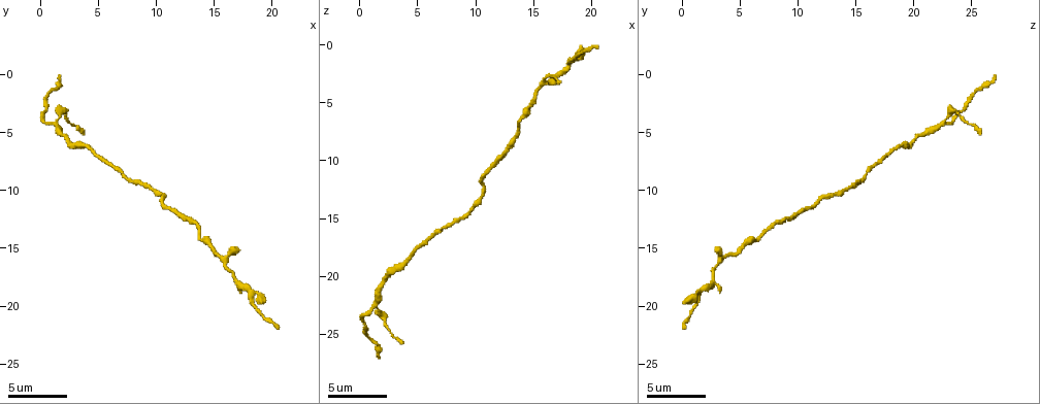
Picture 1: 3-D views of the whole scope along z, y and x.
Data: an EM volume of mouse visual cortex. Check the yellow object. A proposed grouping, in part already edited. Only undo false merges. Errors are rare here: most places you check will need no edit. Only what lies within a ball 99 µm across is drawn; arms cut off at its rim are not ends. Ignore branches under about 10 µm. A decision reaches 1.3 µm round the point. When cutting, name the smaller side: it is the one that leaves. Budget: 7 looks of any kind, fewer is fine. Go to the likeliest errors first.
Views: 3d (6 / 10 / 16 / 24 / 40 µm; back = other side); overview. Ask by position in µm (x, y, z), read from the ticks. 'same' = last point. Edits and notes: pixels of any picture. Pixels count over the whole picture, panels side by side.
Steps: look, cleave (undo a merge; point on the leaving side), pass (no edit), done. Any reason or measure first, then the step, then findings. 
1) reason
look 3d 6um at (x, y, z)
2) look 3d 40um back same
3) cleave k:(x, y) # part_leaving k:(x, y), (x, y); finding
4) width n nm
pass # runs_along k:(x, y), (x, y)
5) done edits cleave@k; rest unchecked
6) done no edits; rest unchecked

three-way junction
look 3d 10um at (1.2, 4.4, 22.8)

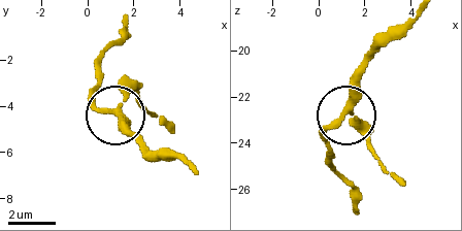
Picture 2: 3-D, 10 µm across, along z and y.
width 220 nm
pass # runs_along 2:(413, 18), (371, 59), (358, 94), (326, 129), (324, 145); continuous, no second neuron

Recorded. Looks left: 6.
look 3d 10um at (10.4, 10.4, 13.2)

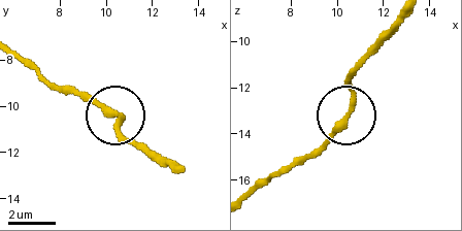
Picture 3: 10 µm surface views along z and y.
look 3d 10um back at (10.3, 10.3, 13.3)

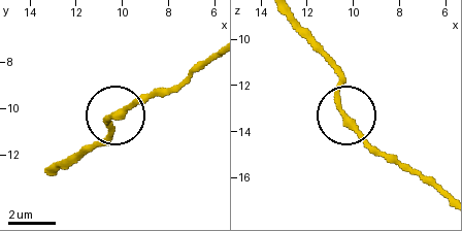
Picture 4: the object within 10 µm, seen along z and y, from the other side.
width 280 nm
pass # all the same neuron

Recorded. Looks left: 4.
sudden change in width
look 3d 10um at (17.0, 18.2, 2.8)

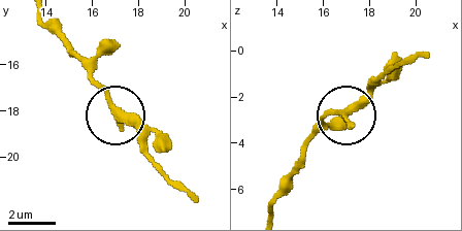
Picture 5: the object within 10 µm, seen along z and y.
width 260 nm
pass # runs_along 5:(41, 20), (89, 73), (108, 108), (152, 147); continuous, no second neuron

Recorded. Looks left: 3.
done no edits; rest unchecked

